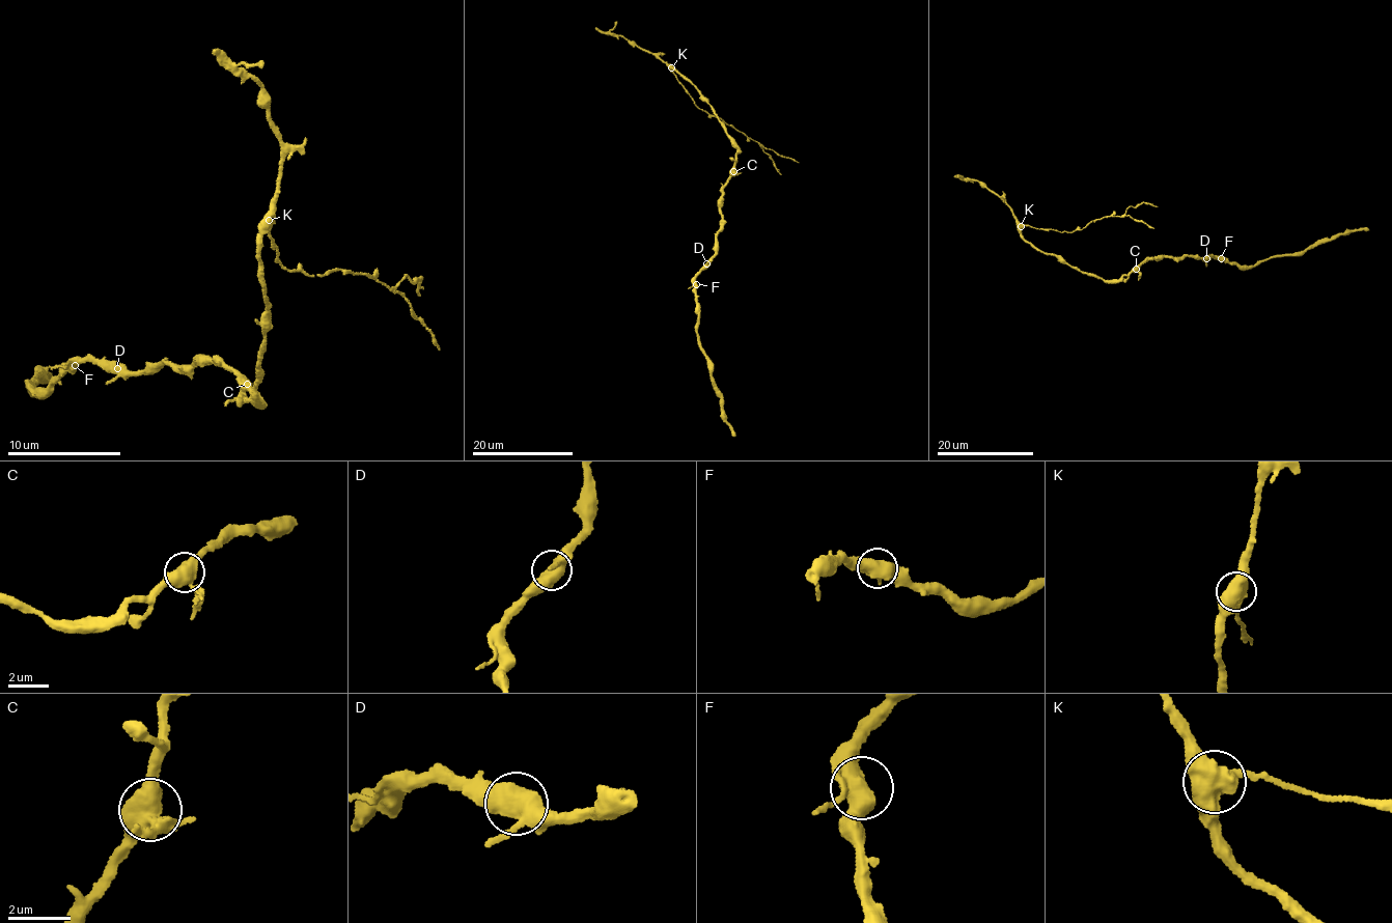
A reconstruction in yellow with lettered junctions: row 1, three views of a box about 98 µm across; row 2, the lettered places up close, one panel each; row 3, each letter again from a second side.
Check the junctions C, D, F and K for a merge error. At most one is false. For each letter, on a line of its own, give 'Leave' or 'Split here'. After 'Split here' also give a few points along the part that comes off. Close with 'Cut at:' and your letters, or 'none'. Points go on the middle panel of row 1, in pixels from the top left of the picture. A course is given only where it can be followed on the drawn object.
C: Leave
D: Leave
F: Leave
K: Split here. Course of the part to remove: (671, 68), (700, 109), (767, 148), (799, 163)
Cut at: K

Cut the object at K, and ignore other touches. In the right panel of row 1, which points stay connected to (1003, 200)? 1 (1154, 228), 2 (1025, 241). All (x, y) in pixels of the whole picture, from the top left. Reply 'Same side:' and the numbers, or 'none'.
Same side: 2

